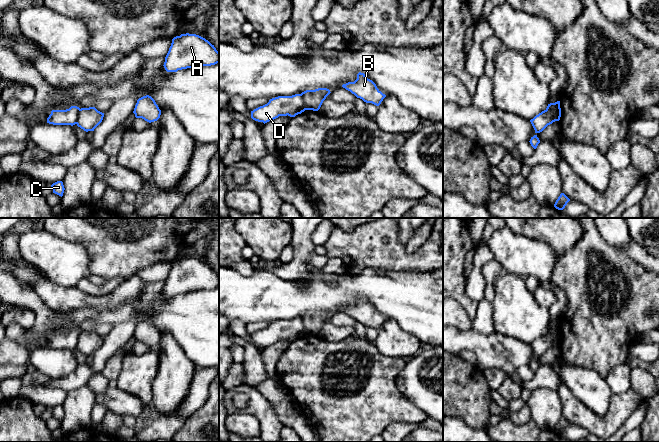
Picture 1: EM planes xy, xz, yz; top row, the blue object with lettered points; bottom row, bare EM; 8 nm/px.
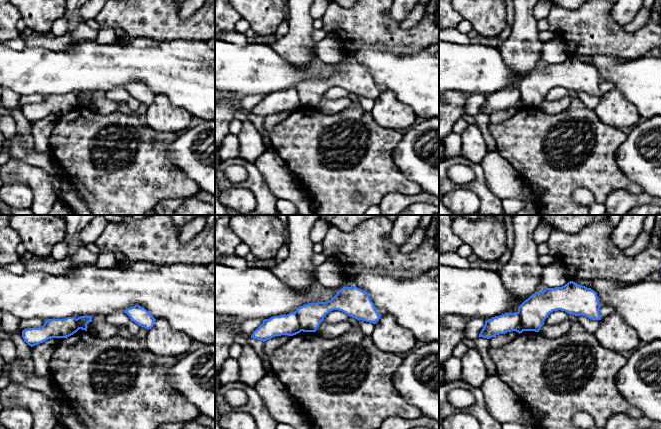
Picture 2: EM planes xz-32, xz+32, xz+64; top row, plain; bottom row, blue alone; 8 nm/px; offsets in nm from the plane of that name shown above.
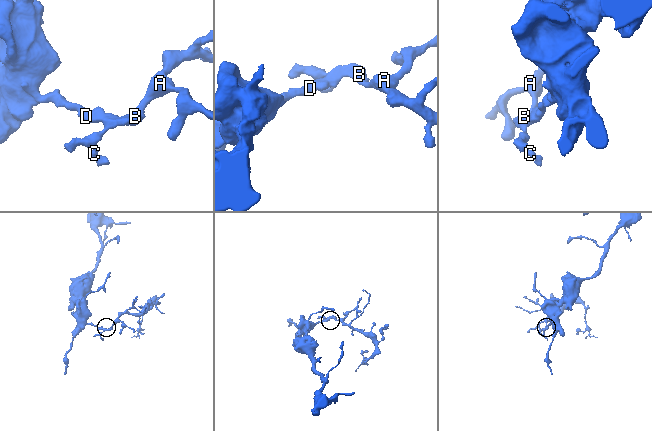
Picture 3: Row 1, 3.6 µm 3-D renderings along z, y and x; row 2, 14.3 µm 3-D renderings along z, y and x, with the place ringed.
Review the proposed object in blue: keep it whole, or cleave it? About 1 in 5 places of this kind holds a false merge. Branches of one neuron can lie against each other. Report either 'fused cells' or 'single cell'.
fused cells

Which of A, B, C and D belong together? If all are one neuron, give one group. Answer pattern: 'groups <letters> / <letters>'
groups A B C / D

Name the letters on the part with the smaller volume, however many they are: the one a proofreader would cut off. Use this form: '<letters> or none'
A, B, C

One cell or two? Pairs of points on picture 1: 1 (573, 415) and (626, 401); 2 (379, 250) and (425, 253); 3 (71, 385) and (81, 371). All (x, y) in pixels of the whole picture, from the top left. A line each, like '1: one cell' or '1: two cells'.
1: one cell
2: one cell
3: one cell

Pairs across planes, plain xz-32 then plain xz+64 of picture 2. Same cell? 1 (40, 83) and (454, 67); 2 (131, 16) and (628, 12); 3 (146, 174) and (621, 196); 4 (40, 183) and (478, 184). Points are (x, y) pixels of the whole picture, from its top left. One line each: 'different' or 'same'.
1: same
2: different
3: different
4: same

